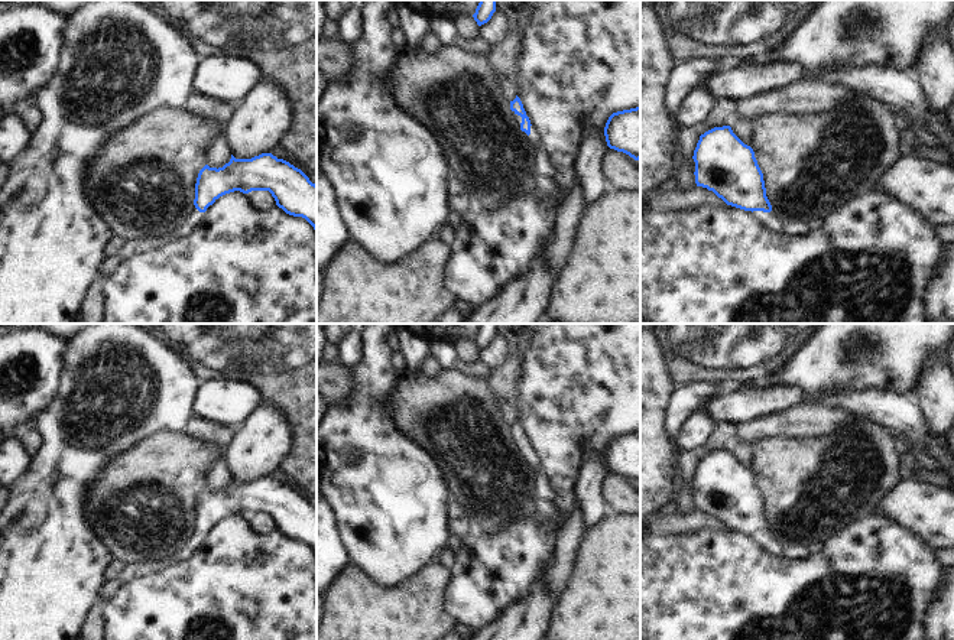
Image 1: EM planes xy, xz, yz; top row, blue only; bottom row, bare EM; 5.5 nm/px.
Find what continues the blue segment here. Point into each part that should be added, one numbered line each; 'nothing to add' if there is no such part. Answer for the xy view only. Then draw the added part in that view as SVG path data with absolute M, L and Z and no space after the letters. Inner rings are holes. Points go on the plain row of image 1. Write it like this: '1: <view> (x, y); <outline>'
1: xy (194, 541); M192 527L191 536L186 539L186 549L192 553L195 552L201 543L202 543L204 536L199 536L195 529Z

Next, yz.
1: yz (766, 542); M753 535L753 539L768 552L773 555L779 555L779 545L773 535L763 536L763 535Z

